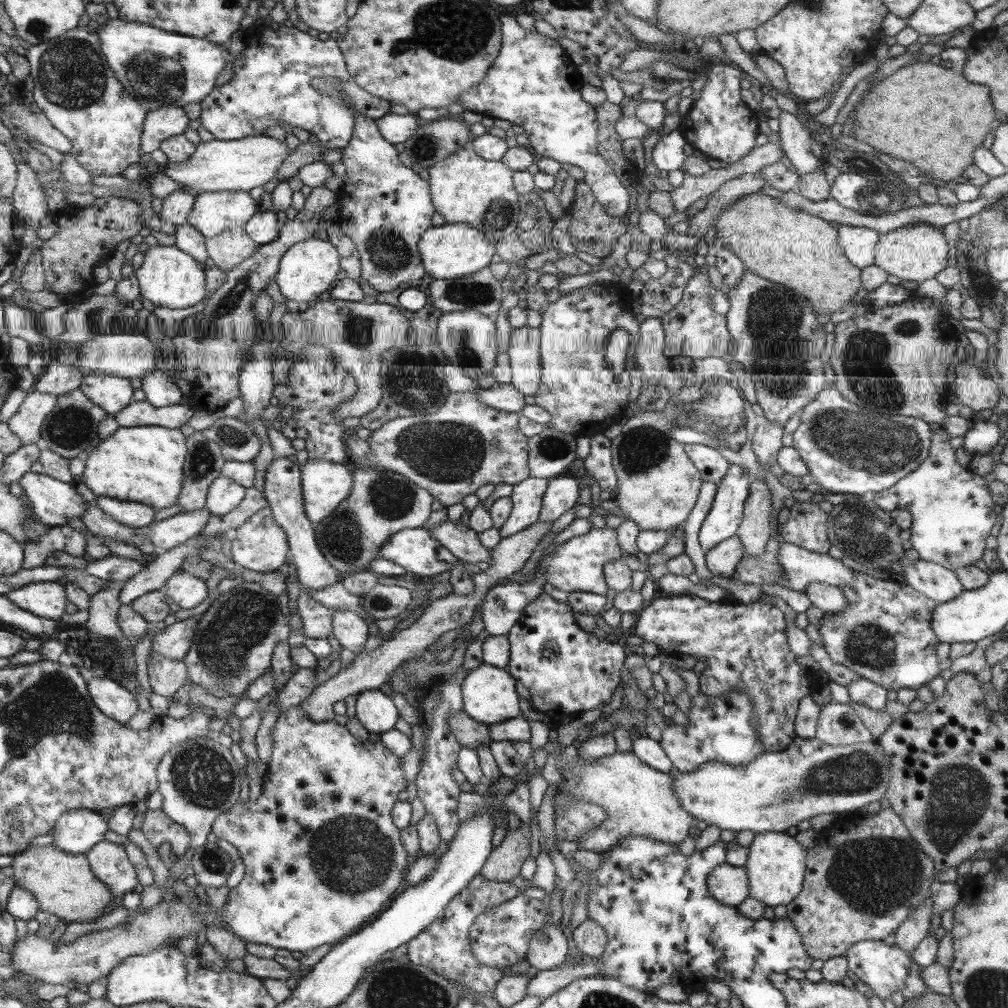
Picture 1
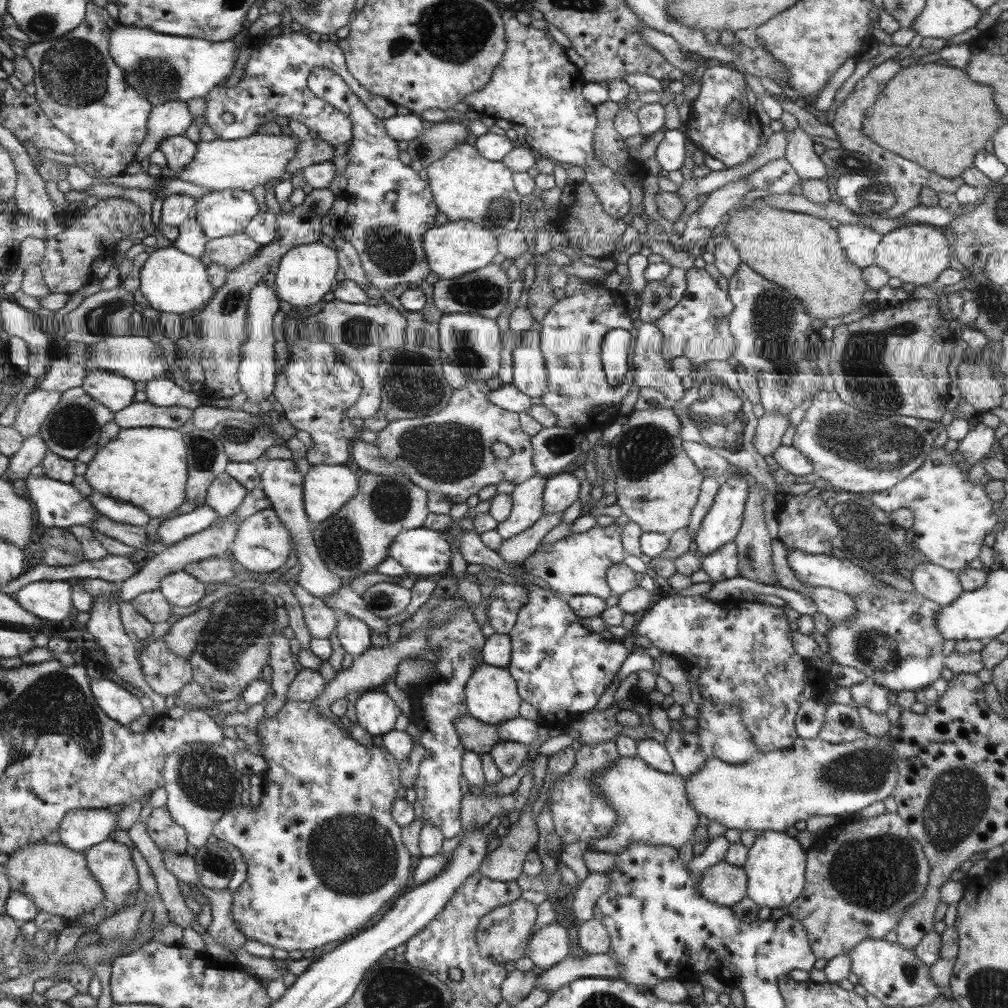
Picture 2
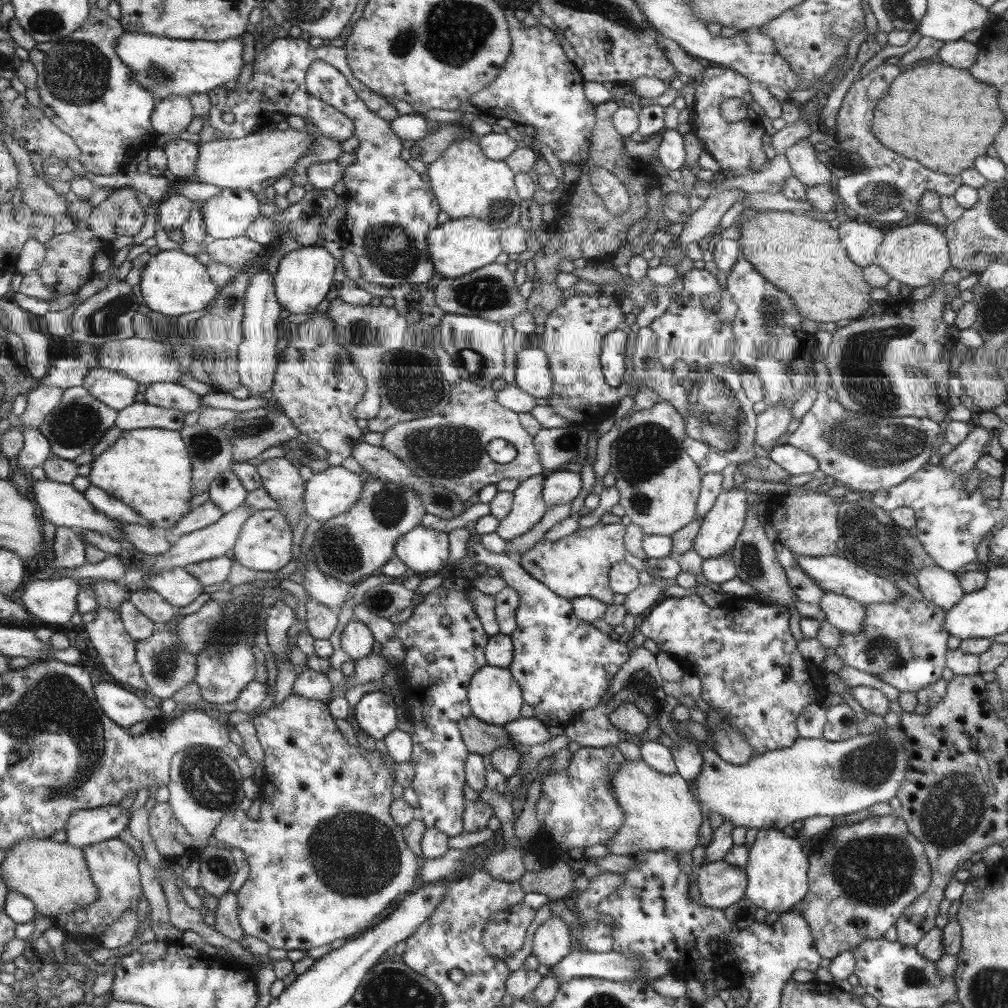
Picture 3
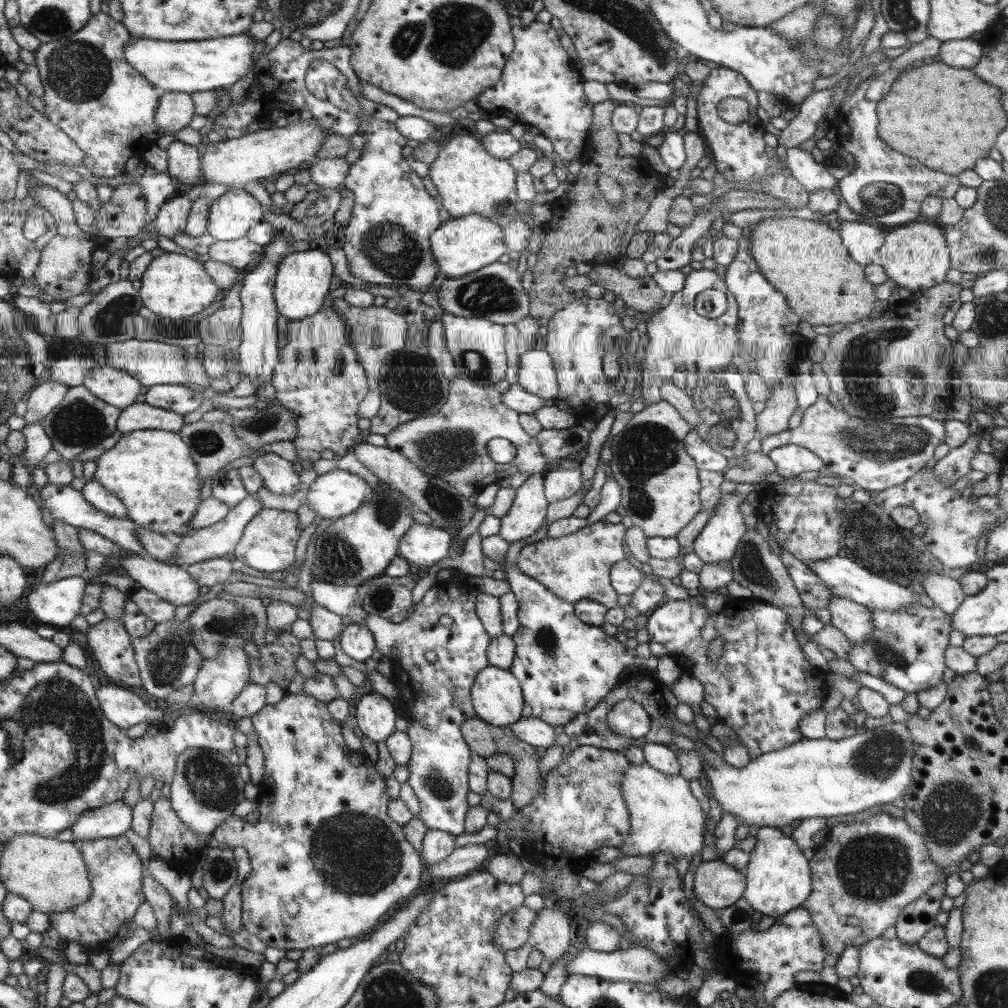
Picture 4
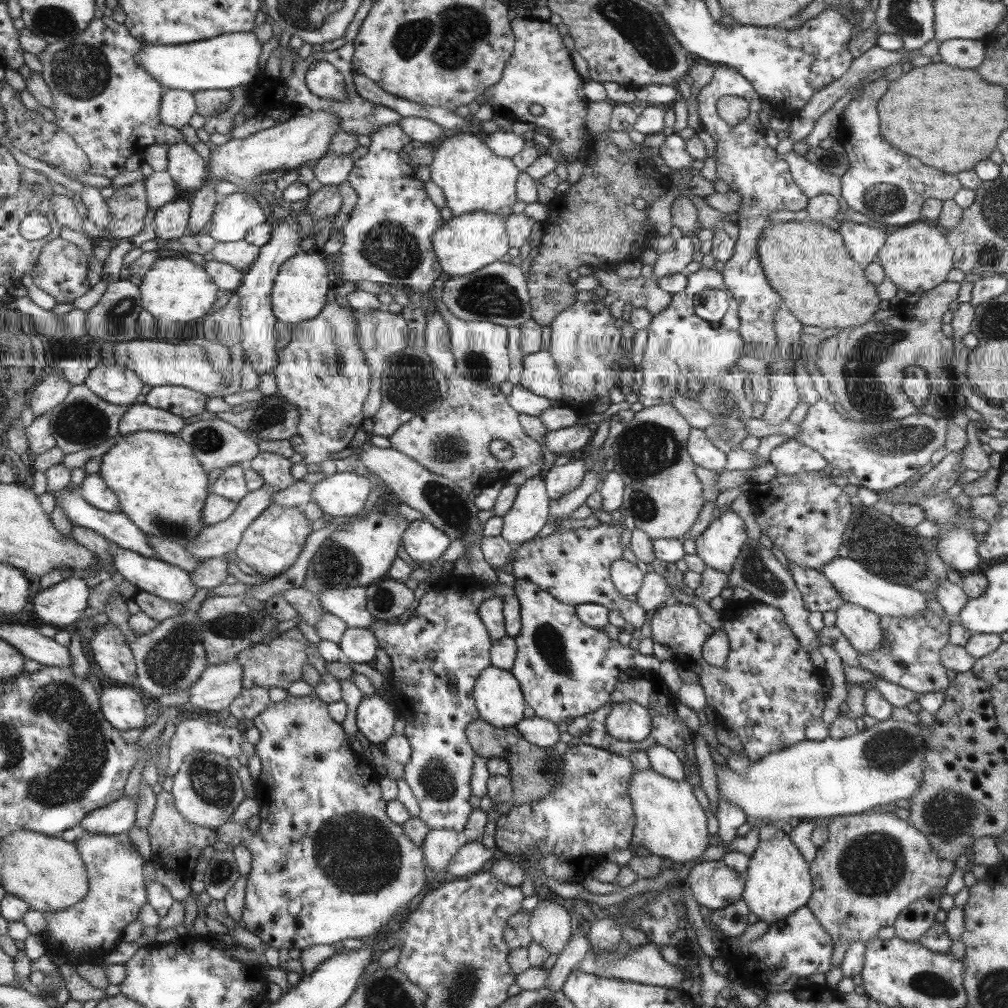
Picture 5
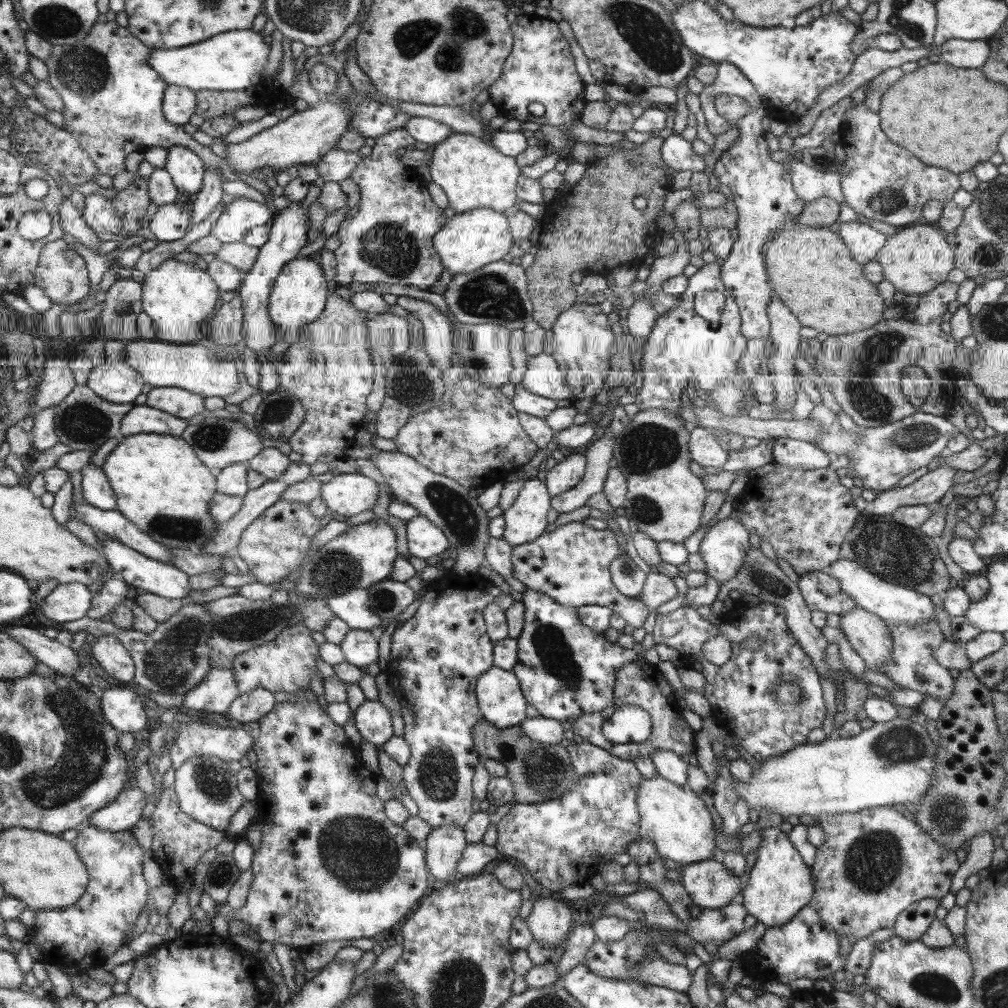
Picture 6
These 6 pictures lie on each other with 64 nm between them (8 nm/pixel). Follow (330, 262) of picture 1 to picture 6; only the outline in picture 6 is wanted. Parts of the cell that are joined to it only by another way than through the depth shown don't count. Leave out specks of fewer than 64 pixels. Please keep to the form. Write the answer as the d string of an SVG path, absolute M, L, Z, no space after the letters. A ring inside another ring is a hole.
M297 257L289 261L280 276L276 278L272 293L268 298L268 314L279 327L279 332L285 332L283 340L289 344L297 342L305 325L316 321L323 312L327 296L327 284L323 272L315 260L307 257Z

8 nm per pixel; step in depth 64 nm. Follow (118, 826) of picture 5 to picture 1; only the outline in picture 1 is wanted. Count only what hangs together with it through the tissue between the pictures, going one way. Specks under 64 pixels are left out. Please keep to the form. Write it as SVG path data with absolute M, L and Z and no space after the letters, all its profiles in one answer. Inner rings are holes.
M79 809L66 812L59 818L55 827L50 832L52 843L57 848L64 850L67 854L87 854L98 842L103 841L105 832L108 830L108 819L103 818L100 813L92 810Z

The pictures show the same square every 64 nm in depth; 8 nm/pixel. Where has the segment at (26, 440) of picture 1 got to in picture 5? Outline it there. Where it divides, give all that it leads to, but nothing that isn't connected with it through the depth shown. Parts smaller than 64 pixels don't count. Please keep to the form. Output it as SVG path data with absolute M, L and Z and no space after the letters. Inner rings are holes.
M55 367L54 372L40 381L31 394L29 407L35 419L48 415L54 408L57 408L68 397L72 388L73 384L58 373Z

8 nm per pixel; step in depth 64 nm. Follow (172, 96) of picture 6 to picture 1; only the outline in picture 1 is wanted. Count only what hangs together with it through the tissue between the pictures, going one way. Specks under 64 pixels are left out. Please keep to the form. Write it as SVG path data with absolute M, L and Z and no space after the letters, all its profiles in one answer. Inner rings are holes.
M161 106L149 110L141 132L141 153L154 152L166 139L183 134L188 121L181 106Z

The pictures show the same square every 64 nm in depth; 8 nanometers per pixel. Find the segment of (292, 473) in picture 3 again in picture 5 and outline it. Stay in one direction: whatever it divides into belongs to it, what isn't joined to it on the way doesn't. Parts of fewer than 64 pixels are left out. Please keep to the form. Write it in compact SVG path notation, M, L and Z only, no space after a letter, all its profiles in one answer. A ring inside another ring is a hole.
M259 452L246 464L261 476L265 485L277 491L296 483L290 473L291 465L289 459L271 452Z

